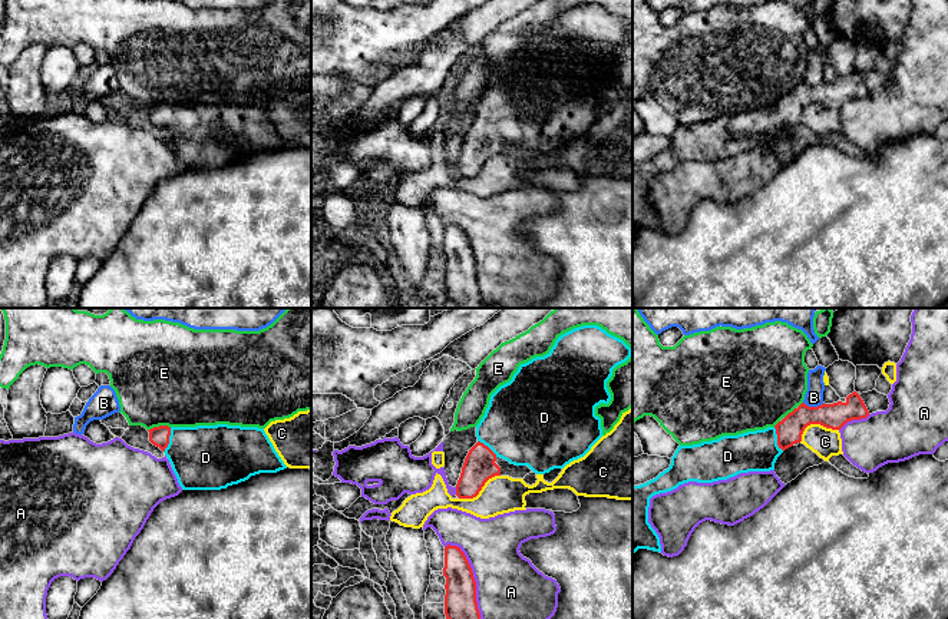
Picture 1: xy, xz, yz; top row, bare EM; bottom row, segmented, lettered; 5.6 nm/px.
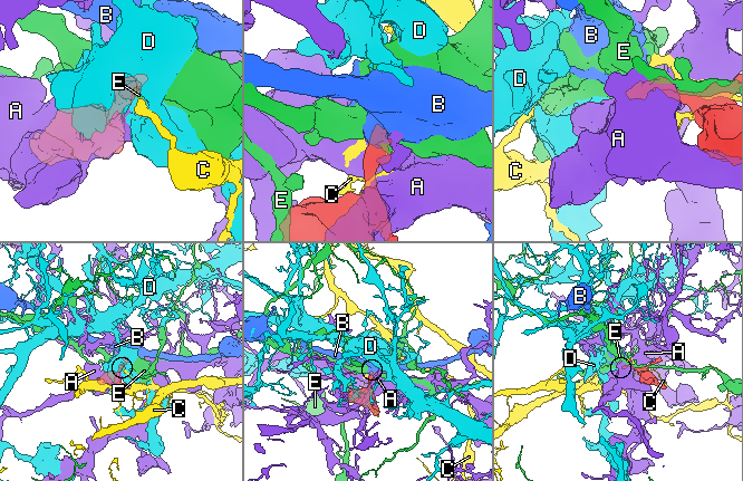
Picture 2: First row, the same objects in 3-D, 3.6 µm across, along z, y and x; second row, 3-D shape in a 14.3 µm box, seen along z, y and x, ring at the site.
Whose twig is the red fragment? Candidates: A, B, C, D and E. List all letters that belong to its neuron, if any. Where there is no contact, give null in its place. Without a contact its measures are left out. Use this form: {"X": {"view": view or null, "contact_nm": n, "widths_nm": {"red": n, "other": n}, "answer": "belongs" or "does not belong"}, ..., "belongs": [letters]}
{"A": {"view": "xz", "contact_nm": 550, "widths_nm": {"red": 190, "other": 400}, "answer": "does not belong"}, "B": {"view": "yz", "contact_nm": 120, "widths_nm": {"red": 150, "other": 110}, "answer": "does not belong"}, "C": {"view": "yz", "contact_nm": 240, "widths_nm": {"red": 150, "other": 160}, "answer": "does not belong"}, "D": {"view": "yz", "contact_nm": 150, "widths_nm": {"red": 150, "other": 220}, "answer": "belongs"}, "E": {"view": "xy", "contact_nm": 130, "widths_nm": {"red": 110, "other": 500}, "answer": "does not belong"}, "belongs": ["D"]}

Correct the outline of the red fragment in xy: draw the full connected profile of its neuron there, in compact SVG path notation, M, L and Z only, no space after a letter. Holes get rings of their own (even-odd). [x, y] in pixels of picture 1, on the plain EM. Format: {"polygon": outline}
{"polygon": "M159 105L149 110L149 120L168 136L182 169L221 169L260 152L287 148L264 107L241 105Z"}

